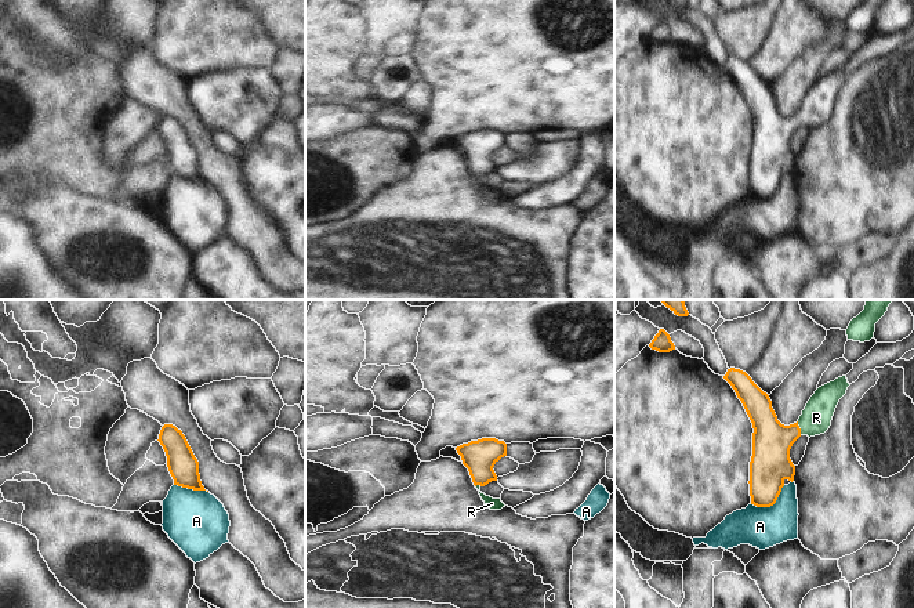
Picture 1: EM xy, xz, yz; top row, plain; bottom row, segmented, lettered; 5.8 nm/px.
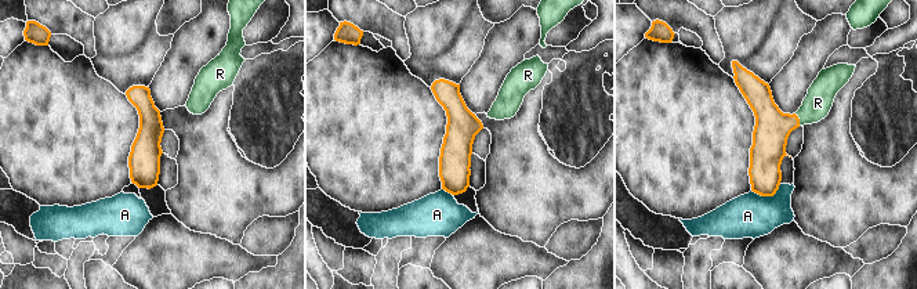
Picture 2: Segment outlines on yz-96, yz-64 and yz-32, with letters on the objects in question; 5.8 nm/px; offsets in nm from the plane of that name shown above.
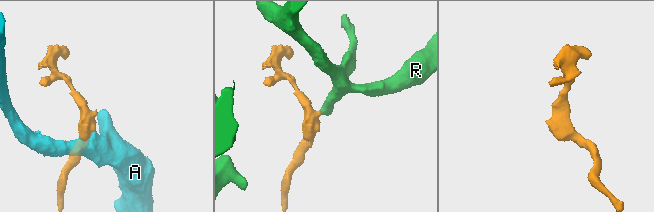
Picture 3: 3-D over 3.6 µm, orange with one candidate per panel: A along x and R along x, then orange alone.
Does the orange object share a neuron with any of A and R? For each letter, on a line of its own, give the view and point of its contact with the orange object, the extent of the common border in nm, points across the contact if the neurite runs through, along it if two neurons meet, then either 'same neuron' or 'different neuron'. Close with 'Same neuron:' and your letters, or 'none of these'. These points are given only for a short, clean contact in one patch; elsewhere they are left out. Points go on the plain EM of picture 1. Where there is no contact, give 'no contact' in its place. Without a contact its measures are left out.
A: contact yz (771, 195); length 240 nm; different neuron
R: contact yz (800, 119); length 80 nm; way yz (772, 131), (800, 119), (816, 108); same neuron
Same neuron: R

